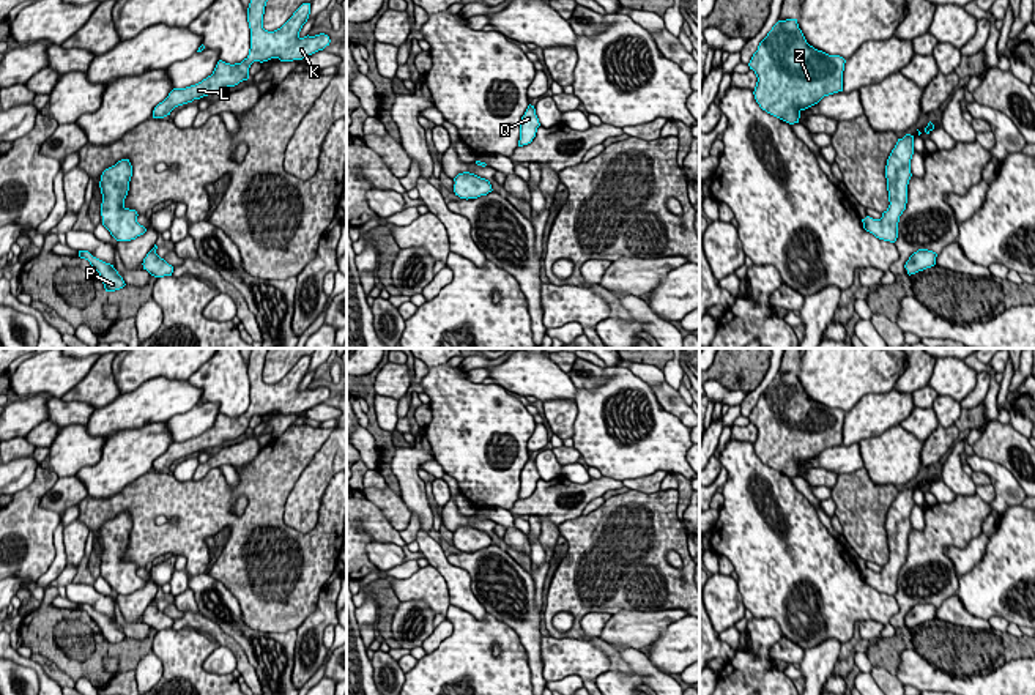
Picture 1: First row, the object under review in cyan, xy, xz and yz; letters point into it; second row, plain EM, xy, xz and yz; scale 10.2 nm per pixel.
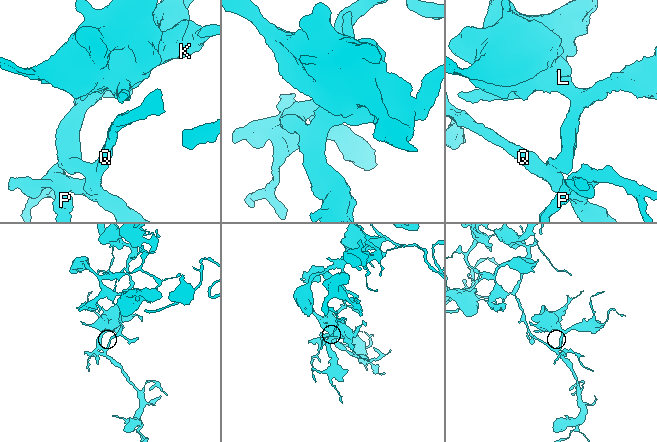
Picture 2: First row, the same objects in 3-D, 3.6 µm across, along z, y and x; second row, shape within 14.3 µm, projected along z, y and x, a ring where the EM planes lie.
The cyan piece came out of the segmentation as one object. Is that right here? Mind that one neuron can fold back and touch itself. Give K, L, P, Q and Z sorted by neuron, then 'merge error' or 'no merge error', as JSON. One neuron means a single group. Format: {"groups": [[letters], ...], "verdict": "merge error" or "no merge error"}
{"groups": [["K", "L", "P", "Q", "Z"]], "verdict": "no merge error"}

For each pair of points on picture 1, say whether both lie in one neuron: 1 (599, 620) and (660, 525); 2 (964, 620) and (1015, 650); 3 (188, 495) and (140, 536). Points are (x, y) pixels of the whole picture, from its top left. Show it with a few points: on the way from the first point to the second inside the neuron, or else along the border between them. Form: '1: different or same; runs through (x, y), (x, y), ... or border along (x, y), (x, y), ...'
1: different; border along (612, 613), (588, 612), (580, 621), (583, 635)
2: different; border along (945, 621), (955, 626), (990, 629)
3: same; runs through (174, 500), (164, 500), (144, 522)

